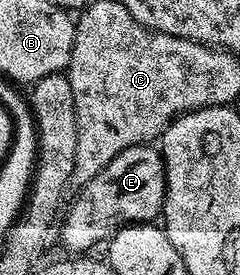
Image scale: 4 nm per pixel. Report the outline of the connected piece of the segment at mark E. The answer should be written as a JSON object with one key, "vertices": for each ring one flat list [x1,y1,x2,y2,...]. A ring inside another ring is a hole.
{"vertices":[[154,145,125,148,89,184,85,184,70,199,67,215,62,215,63,227,58,227,57,236,63,241,64,251,79,256,91,252,95,245,106,243,111,235,123,226,147,224,160,217,163,197,167,187,167,173,163,167,163,155]]}

